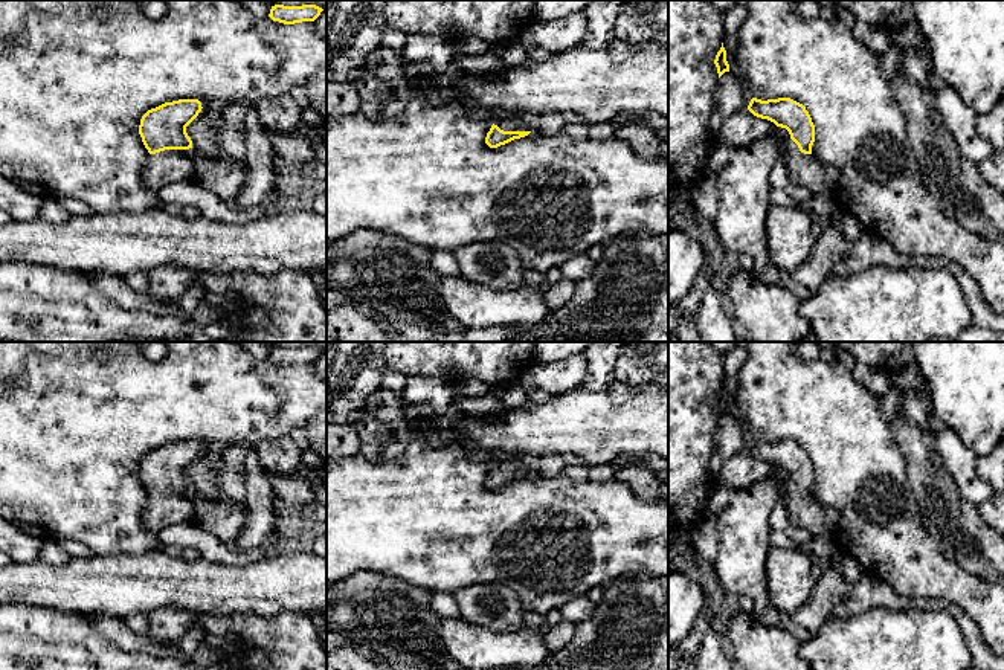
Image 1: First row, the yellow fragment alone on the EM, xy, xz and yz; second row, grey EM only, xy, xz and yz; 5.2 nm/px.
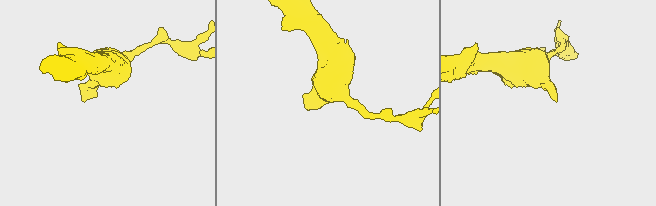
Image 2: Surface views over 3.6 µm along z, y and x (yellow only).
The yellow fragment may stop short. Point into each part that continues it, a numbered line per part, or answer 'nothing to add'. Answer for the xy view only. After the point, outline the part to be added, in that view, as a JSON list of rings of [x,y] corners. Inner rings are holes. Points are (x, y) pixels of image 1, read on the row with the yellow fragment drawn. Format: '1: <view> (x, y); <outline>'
1: xy (167, 167); [[[165,150],[150,154],[142,180],[157,194],[165,185],[194,179],[194,174],[195,163],[186,150]]]

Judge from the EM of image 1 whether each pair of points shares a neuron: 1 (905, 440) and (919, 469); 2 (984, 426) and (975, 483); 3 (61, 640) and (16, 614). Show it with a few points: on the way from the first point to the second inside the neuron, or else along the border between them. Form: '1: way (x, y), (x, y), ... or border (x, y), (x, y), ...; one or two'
1: way (913, 447), (919, 454), (919, 461); one
2: border (952, 431), (977, 457); two
3: way (51, 640), (46, 640), (26, 621); one

